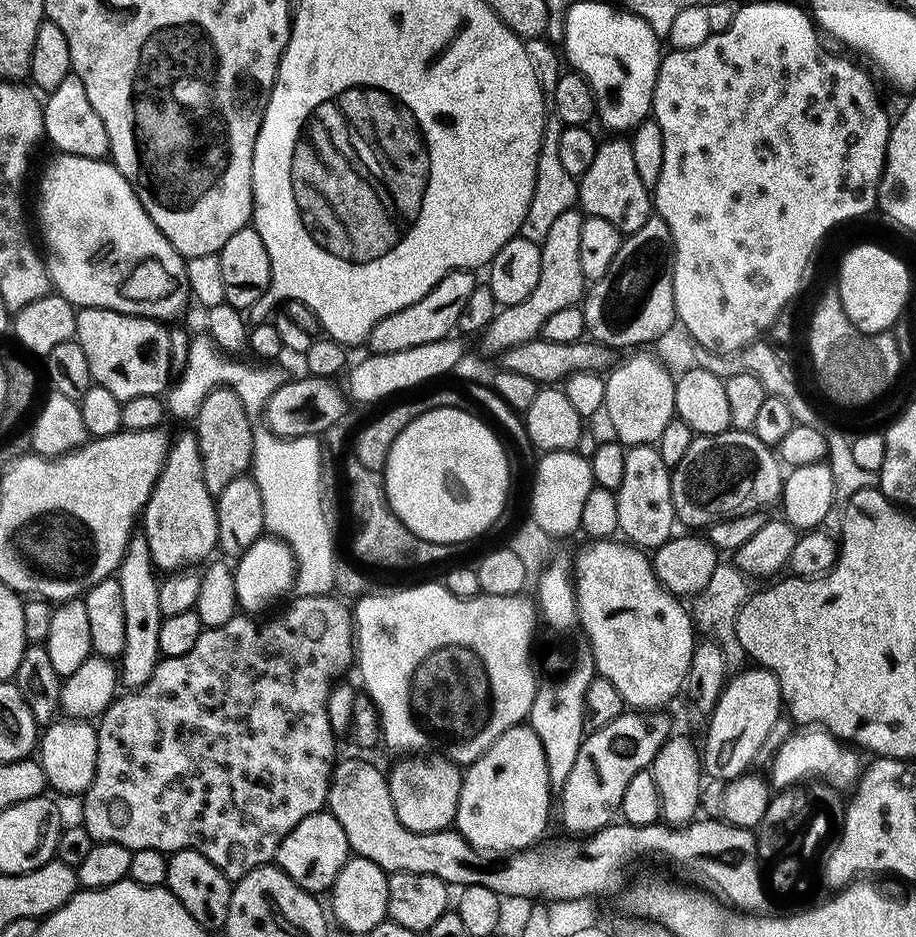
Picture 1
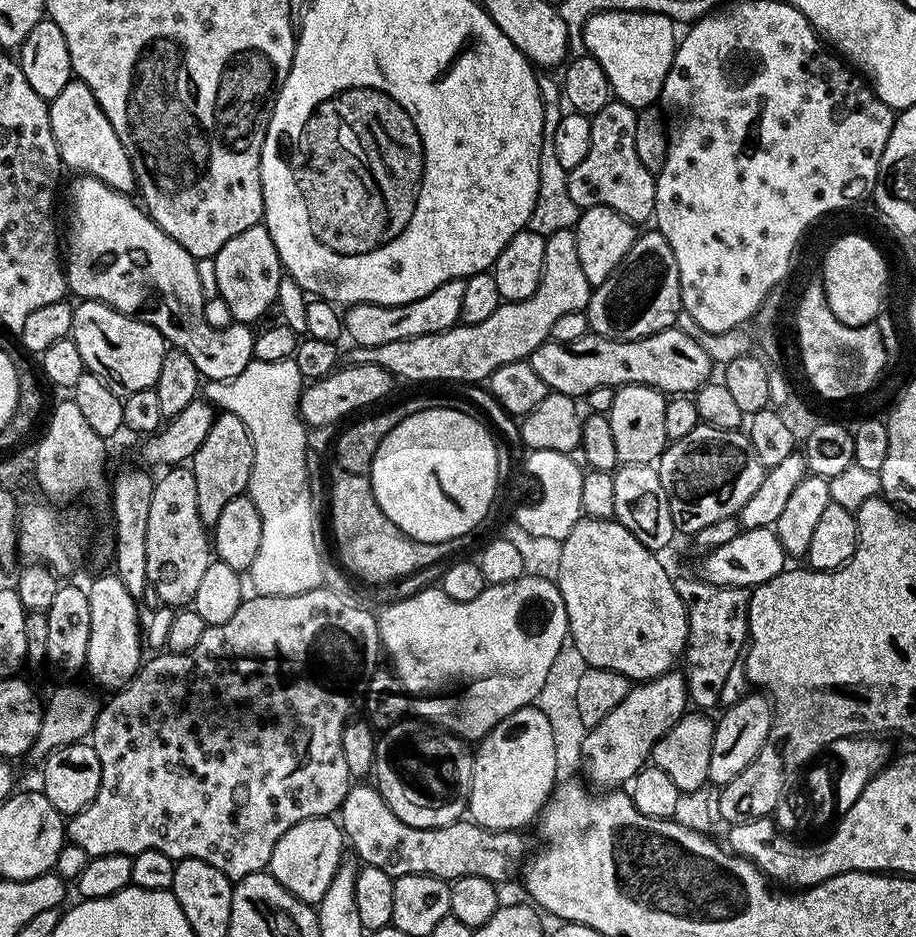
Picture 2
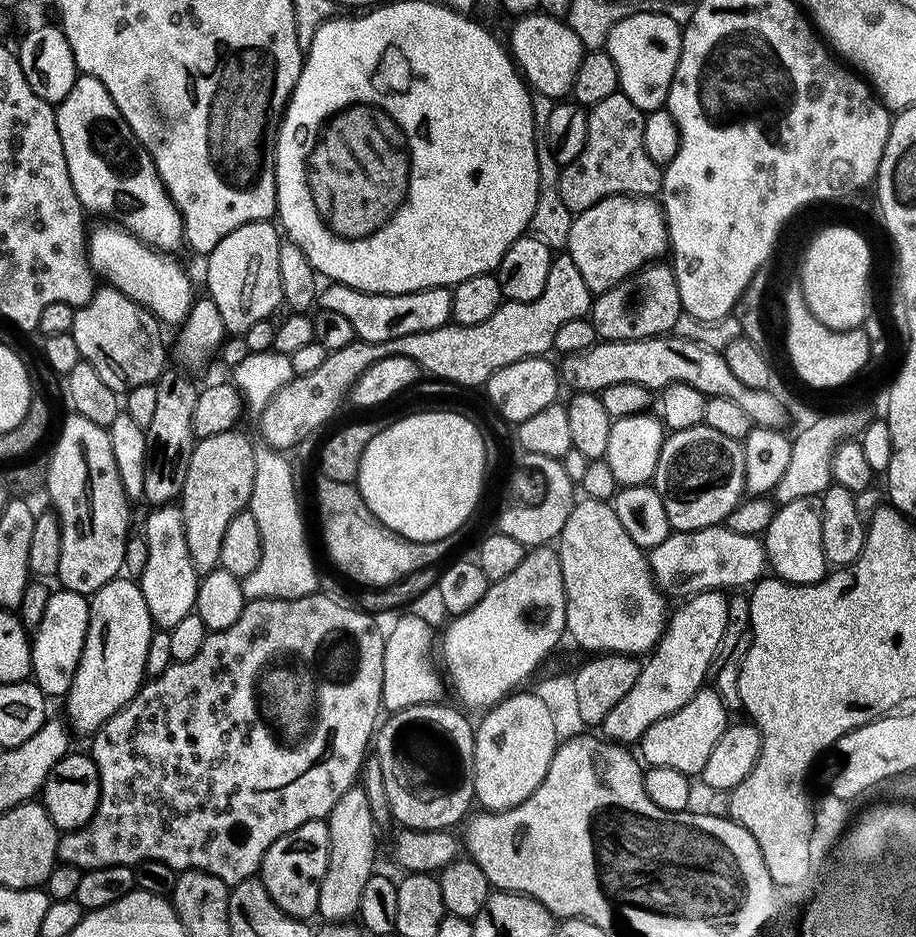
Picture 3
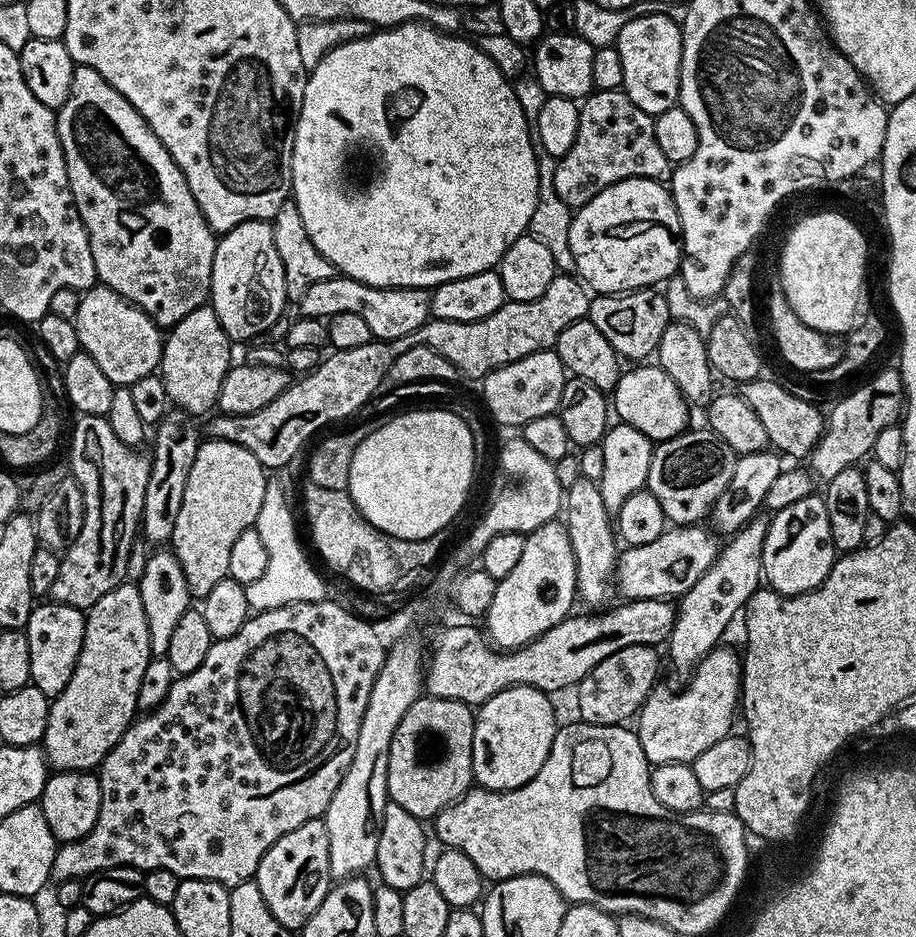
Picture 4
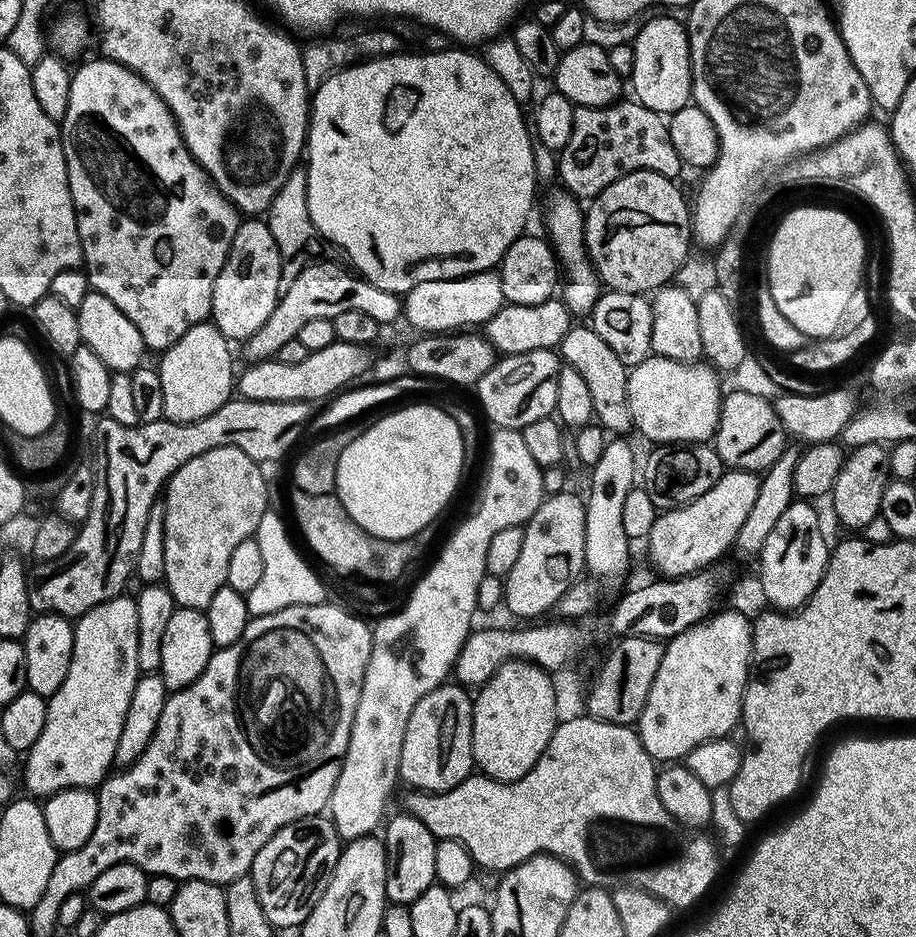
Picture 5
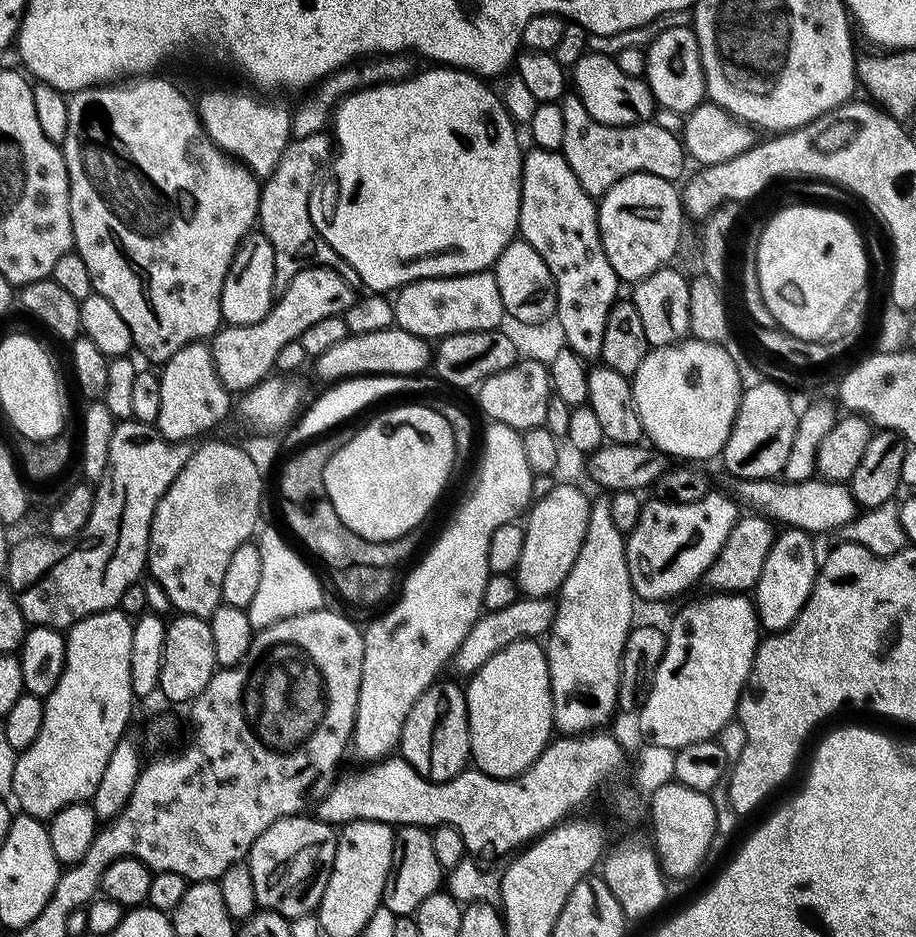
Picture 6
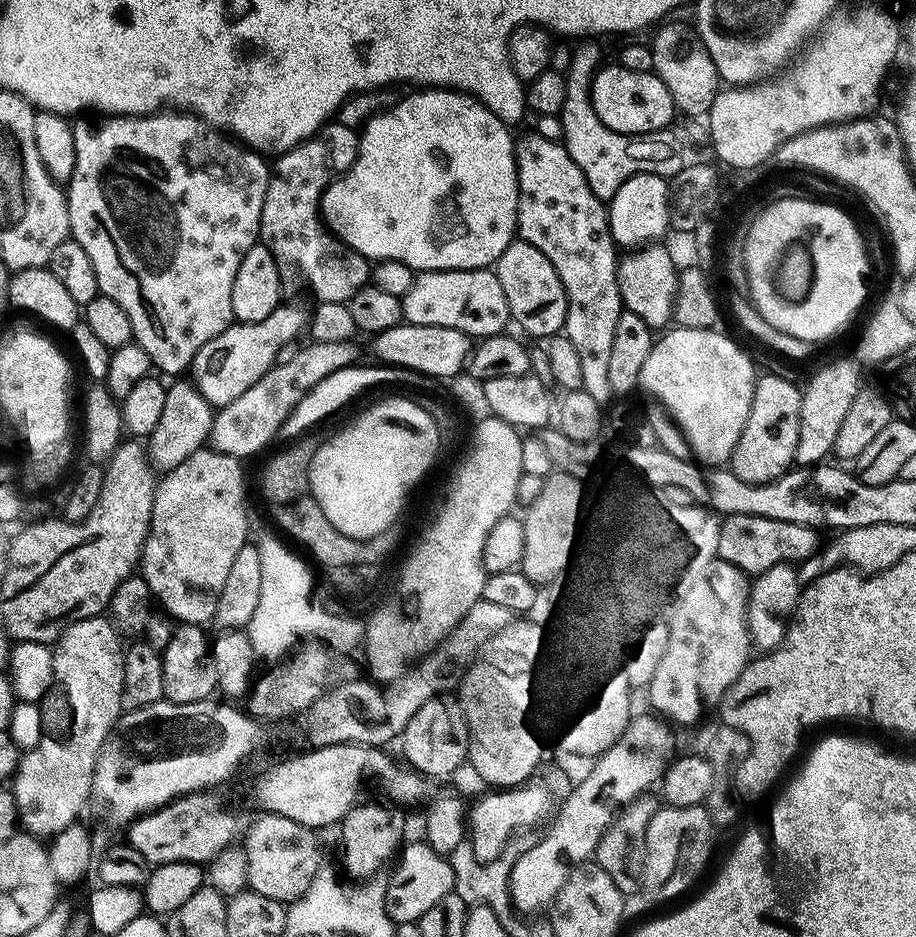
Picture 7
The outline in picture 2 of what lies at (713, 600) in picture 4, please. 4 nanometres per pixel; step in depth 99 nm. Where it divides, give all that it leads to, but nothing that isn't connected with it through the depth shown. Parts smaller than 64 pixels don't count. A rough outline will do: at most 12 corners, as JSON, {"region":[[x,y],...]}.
{"region":[[673,670],[633,683],[581,746],[583,771],[627,785],[689,707]]}

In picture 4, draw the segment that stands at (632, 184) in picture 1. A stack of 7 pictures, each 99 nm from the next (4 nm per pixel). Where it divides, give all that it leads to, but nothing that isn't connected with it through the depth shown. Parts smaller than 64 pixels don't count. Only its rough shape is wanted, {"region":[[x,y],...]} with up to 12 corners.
{"region":[[622,90],[580,104],[554,170],[572,210],[626,178],[667,181],[656,121]]}

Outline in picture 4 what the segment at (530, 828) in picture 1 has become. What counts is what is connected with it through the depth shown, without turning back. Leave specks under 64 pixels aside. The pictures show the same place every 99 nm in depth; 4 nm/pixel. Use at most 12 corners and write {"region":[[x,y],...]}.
{"region":[[515,684],[474,712],[472,779],[521,788],[552,749],[549,693]]}

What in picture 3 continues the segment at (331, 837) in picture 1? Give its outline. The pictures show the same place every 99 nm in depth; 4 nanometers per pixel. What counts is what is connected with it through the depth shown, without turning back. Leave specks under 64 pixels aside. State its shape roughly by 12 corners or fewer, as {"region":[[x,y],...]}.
{"region":[[311,820],[266,850],[258,876],[287,916],[317,915],[331,845]]}

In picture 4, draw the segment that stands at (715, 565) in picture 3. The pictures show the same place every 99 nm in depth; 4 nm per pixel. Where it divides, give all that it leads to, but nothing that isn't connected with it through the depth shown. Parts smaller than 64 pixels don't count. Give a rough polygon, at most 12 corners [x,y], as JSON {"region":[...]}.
{"region":[[704,526],[625,547],[625,601],[685,596],[721,550]]}

